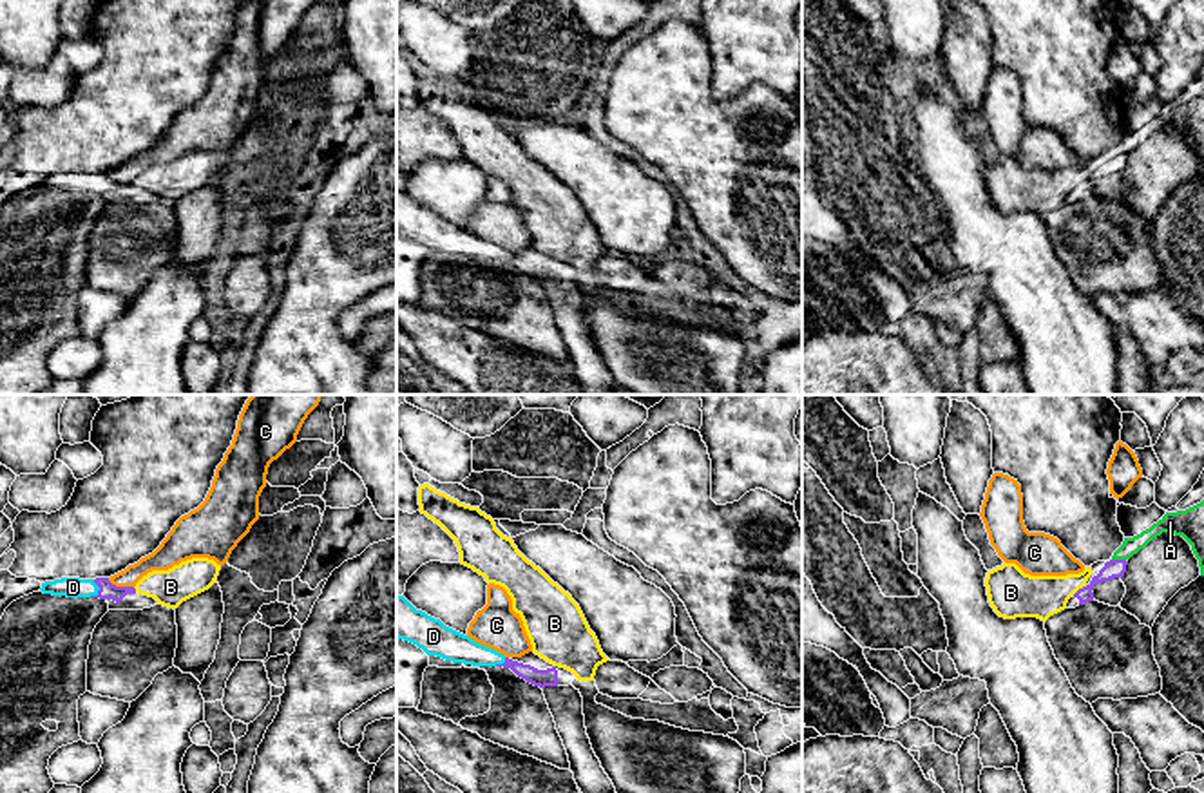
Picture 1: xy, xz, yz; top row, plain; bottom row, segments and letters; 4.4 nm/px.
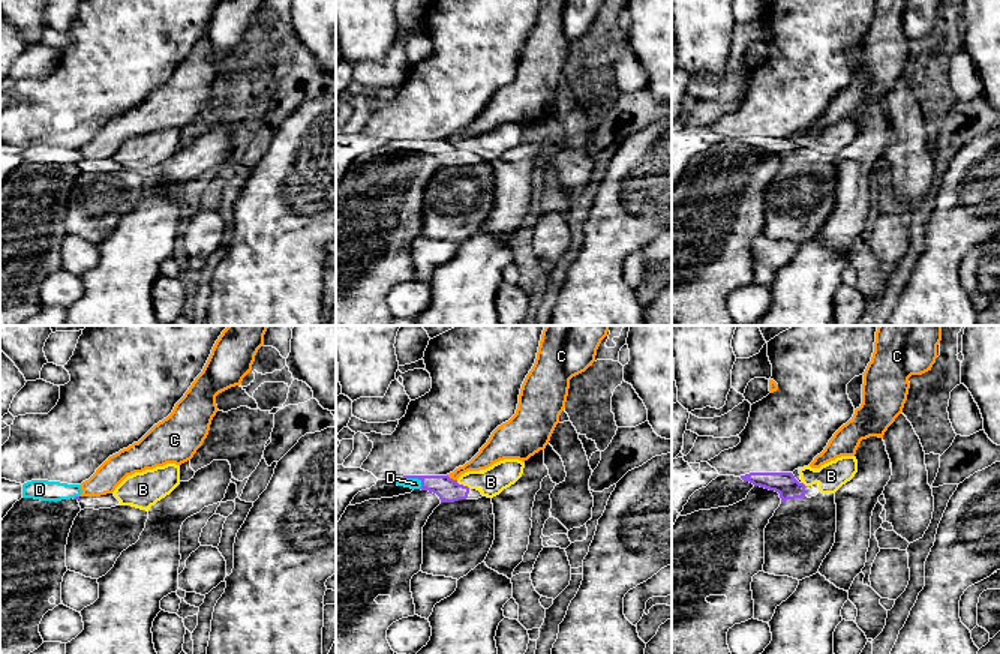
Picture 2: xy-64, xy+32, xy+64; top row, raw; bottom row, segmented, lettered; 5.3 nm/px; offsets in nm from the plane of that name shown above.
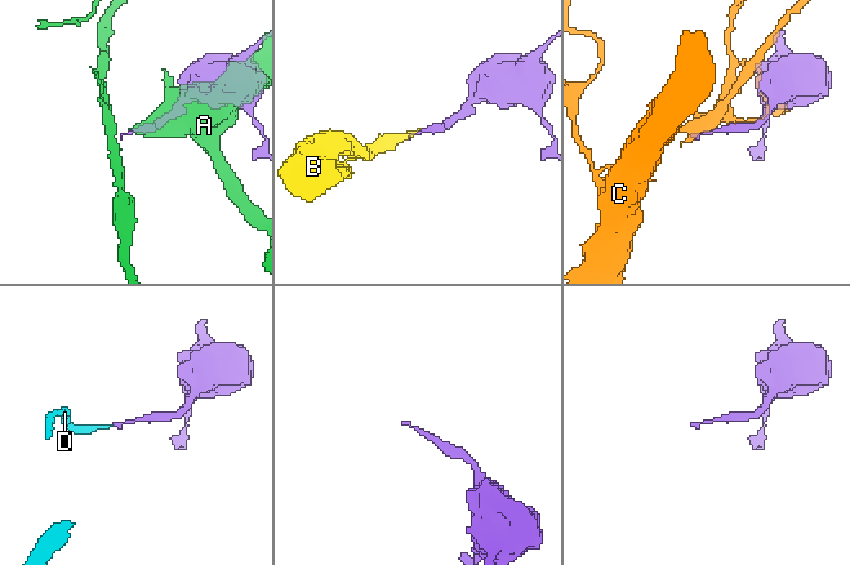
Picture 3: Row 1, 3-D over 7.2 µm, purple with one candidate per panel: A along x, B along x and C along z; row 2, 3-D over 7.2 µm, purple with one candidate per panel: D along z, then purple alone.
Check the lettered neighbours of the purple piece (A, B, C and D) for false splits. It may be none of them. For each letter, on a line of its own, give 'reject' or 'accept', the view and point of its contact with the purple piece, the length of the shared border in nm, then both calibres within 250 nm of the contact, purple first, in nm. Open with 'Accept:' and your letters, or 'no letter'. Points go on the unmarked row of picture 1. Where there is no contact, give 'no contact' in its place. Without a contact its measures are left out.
Accept: D
A: reject | yz (1119, 154) | 60 nm | 80/80 nm
B: reject | yz (1079, 183) | 70 nm | 80/190 nm
C: reject | xy (120, 181) | 130 nm | 80/110 nm
D: accept | xy (98, 185) | 80 nm | 80/100 nm

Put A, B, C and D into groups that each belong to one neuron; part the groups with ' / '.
A B / C / D

